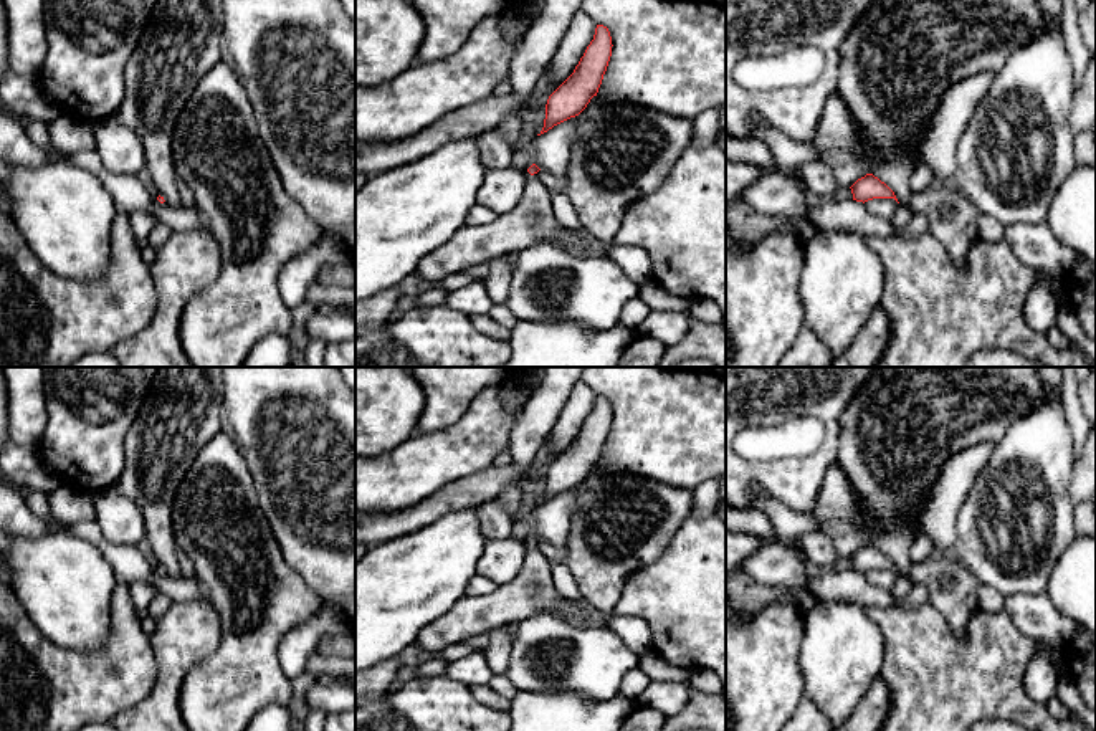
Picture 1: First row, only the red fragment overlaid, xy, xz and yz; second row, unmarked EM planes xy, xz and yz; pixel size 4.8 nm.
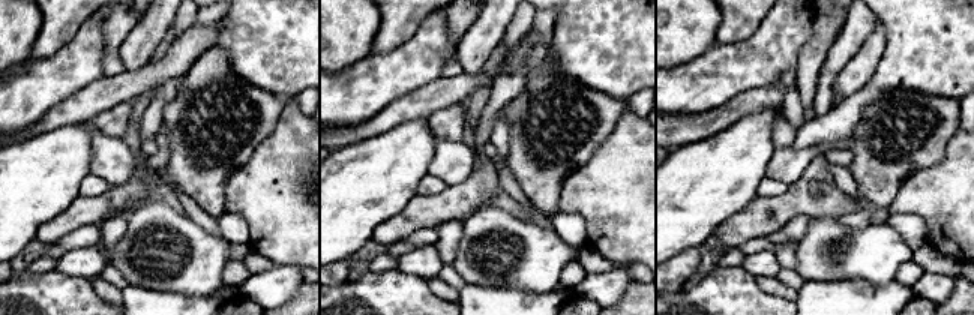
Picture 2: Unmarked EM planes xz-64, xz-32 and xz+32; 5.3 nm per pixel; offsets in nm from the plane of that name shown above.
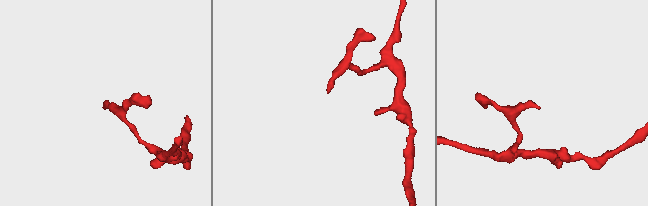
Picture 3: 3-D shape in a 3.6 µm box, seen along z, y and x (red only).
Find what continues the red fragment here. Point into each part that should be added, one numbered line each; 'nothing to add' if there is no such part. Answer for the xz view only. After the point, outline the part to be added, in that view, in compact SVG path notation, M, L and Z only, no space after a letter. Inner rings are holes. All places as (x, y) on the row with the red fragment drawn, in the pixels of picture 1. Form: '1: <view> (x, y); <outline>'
1: xz (531, 220); M534 174L512 210L488 225L465 225L445 246L420 260L415 275L436 283L536 243L562 243L564 230L552 213L552 190Z

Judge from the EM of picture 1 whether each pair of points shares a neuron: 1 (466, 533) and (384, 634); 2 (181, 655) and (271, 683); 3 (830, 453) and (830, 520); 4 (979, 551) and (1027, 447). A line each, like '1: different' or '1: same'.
1: same
2: different
3: different
4: same

